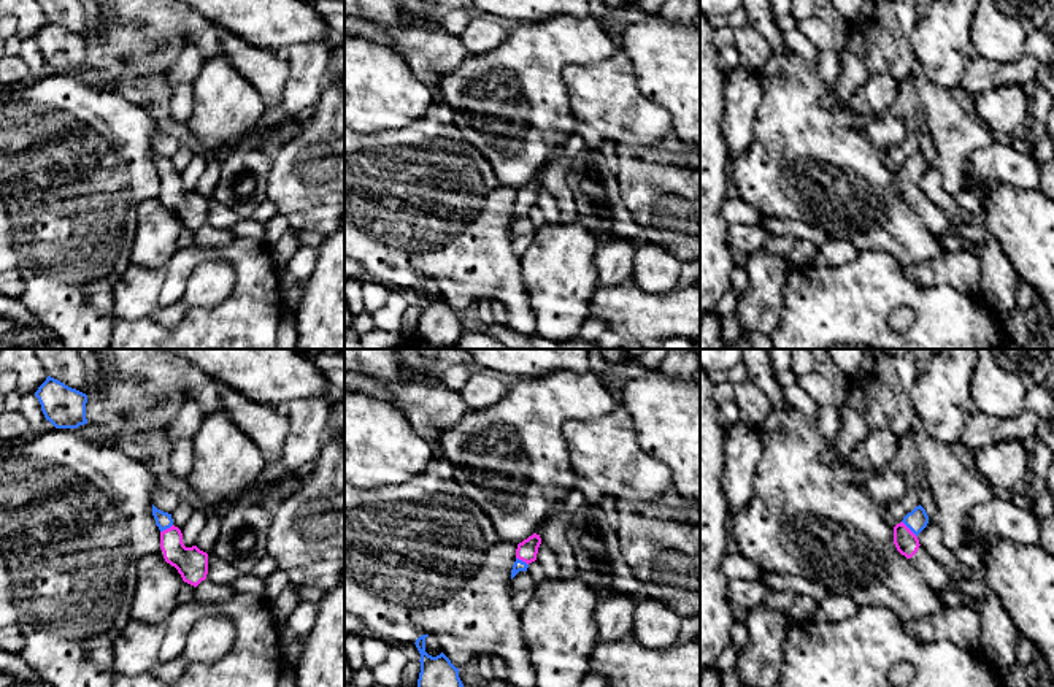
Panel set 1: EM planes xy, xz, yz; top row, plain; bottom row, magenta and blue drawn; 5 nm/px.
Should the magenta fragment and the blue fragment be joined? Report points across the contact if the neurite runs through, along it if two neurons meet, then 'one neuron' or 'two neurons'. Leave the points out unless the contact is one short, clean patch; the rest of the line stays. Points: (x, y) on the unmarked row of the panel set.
across yz (907, 188), (908, 173), (916, 165) | one neuron

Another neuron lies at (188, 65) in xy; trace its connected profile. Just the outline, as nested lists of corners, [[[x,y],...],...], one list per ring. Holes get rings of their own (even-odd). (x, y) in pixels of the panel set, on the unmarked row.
[[[186,44],[175,63],[163,73],[170,89],[179,83],[194,84],[203,65],[203,59],[194,44]]]

